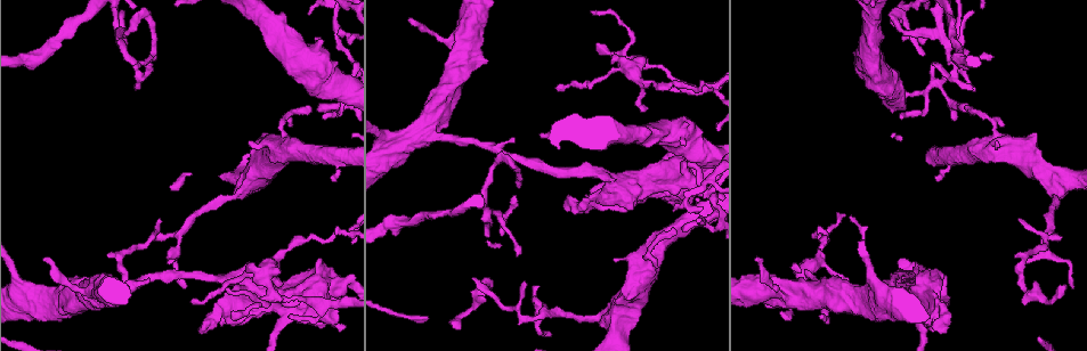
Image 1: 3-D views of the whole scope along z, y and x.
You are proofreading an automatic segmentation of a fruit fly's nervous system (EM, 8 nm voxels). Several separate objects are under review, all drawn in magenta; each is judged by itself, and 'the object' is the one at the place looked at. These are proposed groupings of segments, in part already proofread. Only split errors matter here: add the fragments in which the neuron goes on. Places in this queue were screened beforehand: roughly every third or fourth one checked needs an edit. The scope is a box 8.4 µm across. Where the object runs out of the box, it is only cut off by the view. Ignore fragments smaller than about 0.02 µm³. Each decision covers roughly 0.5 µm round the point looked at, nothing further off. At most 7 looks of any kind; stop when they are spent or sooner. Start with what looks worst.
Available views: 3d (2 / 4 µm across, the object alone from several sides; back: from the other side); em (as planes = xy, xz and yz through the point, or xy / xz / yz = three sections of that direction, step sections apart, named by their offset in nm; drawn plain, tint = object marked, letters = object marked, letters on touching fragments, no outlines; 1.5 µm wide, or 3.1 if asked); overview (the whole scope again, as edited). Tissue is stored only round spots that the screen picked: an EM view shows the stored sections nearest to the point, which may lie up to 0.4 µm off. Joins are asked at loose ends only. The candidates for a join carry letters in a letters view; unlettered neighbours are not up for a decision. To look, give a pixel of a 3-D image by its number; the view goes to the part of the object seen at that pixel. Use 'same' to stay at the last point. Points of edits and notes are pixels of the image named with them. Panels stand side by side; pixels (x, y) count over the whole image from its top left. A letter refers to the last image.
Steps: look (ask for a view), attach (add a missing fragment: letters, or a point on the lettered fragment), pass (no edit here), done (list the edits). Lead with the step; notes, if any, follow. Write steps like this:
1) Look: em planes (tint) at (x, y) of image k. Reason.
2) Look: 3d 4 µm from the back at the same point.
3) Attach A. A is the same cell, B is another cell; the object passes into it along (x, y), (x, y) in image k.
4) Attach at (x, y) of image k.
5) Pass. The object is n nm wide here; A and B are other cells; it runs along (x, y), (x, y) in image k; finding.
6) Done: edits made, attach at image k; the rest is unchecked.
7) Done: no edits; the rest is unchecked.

Look: 3d 4 µm at (933, 64) of image 1. Branch stops here.

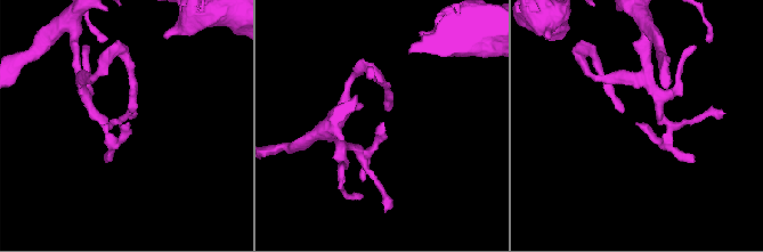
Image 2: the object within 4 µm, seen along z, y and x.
Look: em yz step 8 (tint) at (639, 124) of image 2.

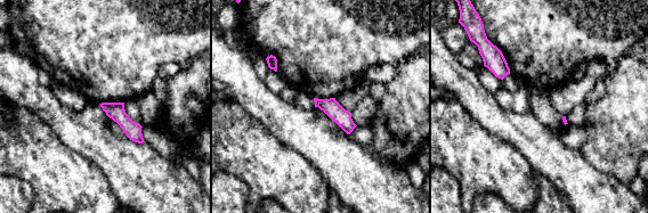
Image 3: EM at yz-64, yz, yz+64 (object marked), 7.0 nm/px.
Look: em planes (letters) at the same point.

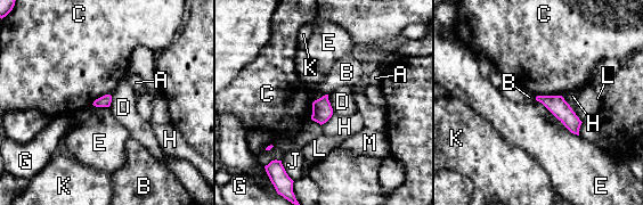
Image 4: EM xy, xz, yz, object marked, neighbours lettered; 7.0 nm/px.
Pass. A, B, C, D, E, G, H, J, K, L and M are other cells; none of them fits.

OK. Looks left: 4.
Look: 3d 4 µm at (193, 301) of image 1. Thin end.

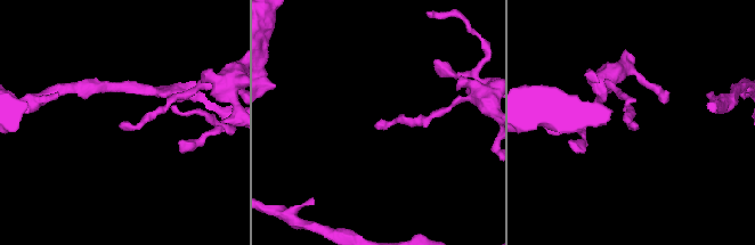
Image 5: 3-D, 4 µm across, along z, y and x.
Look: em planes (plain) at (635, 124) of image 5.

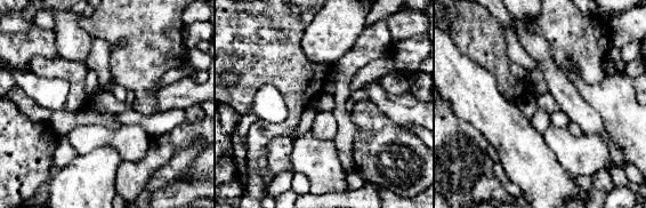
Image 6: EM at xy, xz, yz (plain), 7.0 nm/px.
Look: em planes (letters) at the same point.

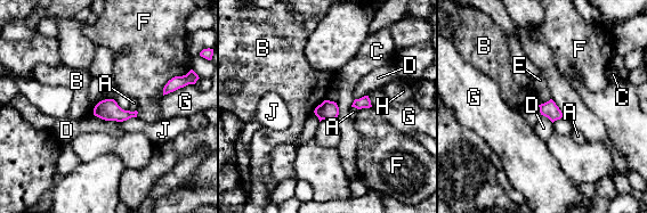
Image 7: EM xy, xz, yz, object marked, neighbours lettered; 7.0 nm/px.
Pass. The object is 120 nm wide here; the longest contact is with D, 200 nm; A, B, C, D, E, F, G, H and J are other cells; none of them fits.

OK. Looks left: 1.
Done: no edits; the rest is unchecked.

